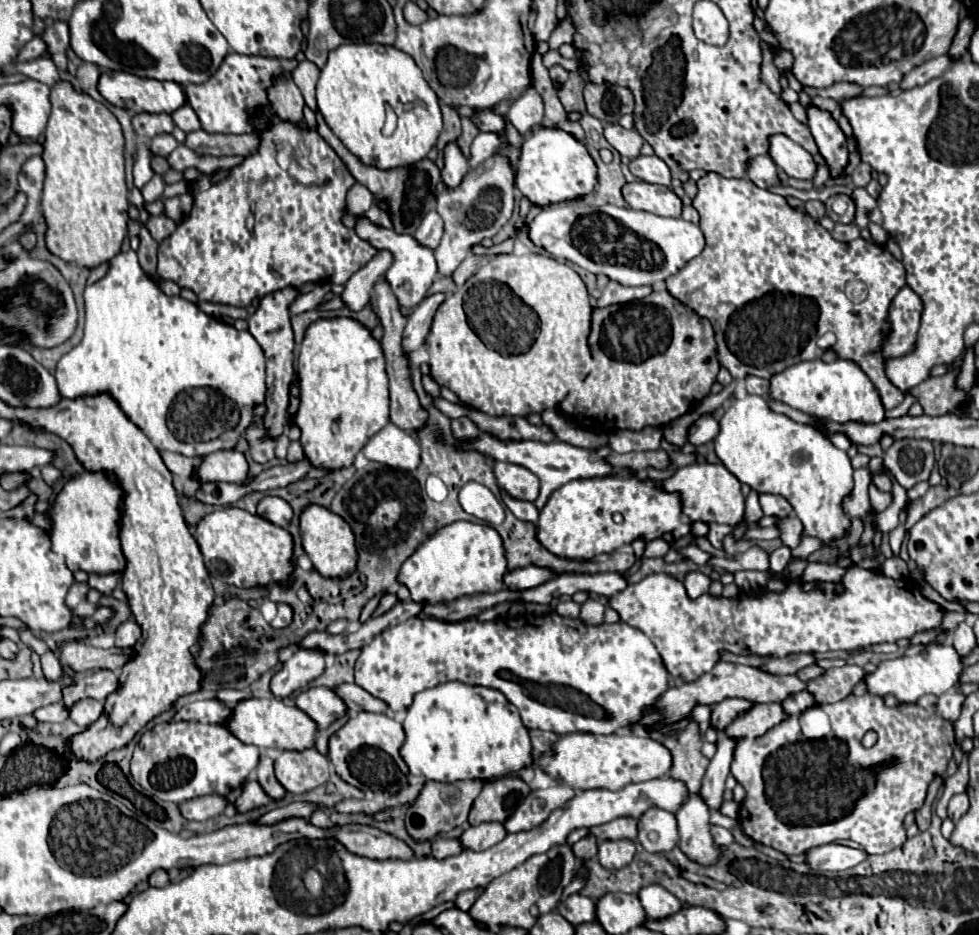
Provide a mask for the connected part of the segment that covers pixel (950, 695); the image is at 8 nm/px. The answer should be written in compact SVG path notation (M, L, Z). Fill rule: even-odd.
M951 690L951 692L945 692L943 696L939 696L939 702L937 702L937 712L955 722L959 718L959 712L961 712L961 704L963 704L963 694Z

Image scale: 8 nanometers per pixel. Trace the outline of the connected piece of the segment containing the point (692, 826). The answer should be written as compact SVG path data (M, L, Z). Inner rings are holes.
M691 794L687 802L675 812L677 824L679 824L679 848L695 862L699 864L713 864L719 854L719 846L713 844L713 838L709 834L709 806L701 798L701 794Z

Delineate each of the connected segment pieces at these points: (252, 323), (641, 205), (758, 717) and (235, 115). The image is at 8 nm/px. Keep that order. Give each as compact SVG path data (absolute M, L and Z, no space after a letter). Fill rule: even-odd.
M285 288L279 292L273 292L265 298L261 298L259 308L249 320L249 332L259 342L259 346L265 352L267 358L267 400L265 400L265 416L263 416L263 428L267 432L267 438L275 440L283 434L285 422L287 422L287 406L289 406L289 388L295 380L295 354L293 354L293 330L289 324L289 304L295 300L297 290Z
M631 182L623 186L623 198L633 210L645 210L657 216L679 218L683 212L681 198L667 186L649 182Z
M755 704L737 716L725 730L731 738L757 738L787 718L781 704Z
M229 54L219 70L203 84L187 84L183 90L187 94L189 104L197 112L201 120L201 128L205 132L215 134L245 134L253 130L265 128L265 122L273 118L267 102L265 88L273 82L275 76L279 76L283 70L293 70L297 66L297 60L277 60L277 58L253 58L243 54ZM255 106L263 106L265 114L263 118L251 120L251 110Z

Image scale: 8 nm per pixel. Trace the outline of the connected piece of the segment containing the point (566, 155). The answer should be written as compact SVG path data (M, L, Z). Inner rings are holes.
M539 126L521 146L515 184L523 196L537 206L569 202L581 198L597 186L597 166L585 144L561 128Z

